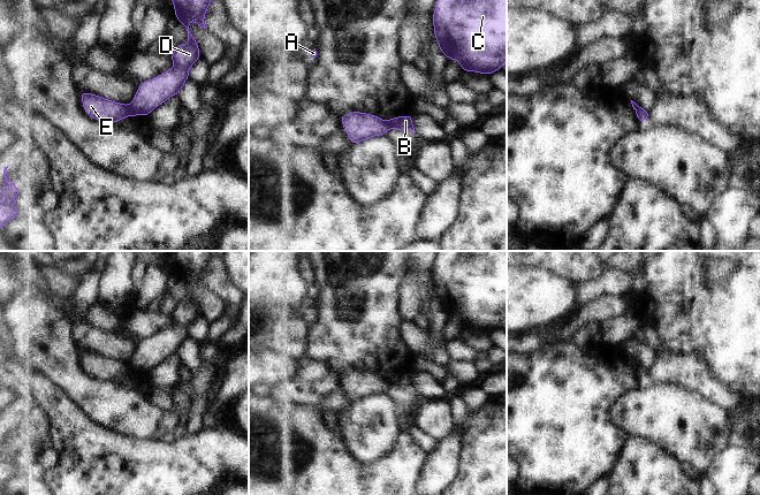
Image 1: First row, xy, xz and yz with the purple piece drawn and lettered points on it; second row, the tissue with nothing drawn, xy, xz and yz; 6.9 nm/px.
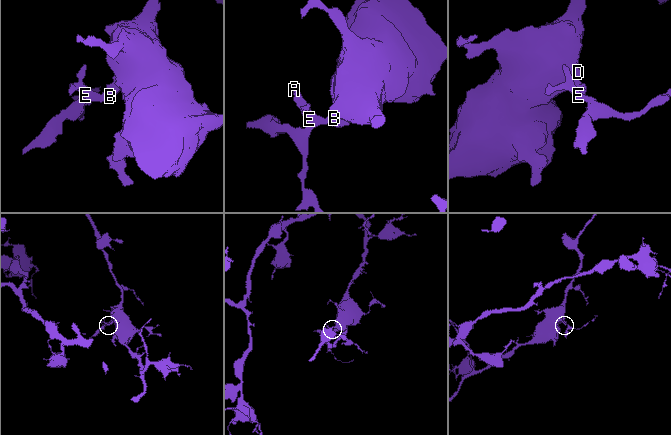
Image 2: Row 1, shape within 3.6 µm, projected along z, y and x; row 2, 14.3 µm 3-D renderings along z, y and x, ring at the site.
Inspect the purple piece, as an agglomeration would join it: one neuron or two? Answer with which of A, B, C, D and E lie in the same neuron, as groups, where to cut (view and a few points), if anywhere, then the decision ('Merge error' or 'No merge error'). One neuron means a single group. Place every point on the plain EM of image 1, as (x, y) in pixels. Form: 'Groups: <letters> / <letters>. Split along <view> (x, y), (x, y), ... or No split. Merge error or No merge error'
Groups: A E / B C D. Split along xy (128, 363), (137, 372). Merge error

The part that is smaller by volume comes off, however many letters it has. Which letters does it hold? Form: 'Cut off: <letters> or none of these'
Cut off: A, E

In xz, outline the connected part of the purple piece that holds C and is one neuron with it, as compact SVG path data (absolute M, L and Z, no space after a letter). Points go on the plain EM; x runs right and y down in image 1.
M439 251L435 267L433 269L433 284L435 298L439 302L440 310L448 318L457 318L463 329L474 329L479 332L491 333L494 329L500 329L502 322L507 322L507 251L468 251L469 257L463 257L463 251Z

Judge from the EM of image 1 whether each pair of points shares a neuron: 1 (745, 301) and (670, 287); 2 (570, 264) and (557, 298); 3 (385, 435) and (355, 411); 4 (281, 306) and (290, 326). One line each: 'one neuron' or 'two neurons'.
1: one neuron
2: two neurons
3: one neuron
4: two neurons

